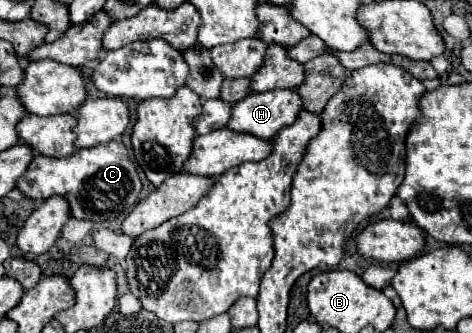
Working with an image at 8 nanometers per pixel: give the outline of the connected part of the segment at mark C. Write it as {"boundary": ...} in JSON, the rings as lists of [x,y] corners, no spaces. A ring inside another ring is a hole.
{"boundary":[[[120,141],[102,143],[98,147],[76,149],[72,155],[56,159],[34,155],[32,163],[16,181],[16,189],[28,199],[48,199],[60,195],[70,205],[70,215],[88,221],[108,221],[124,217],[138,203],[142,183],[136,165],[130,161],[126,147]]]}

